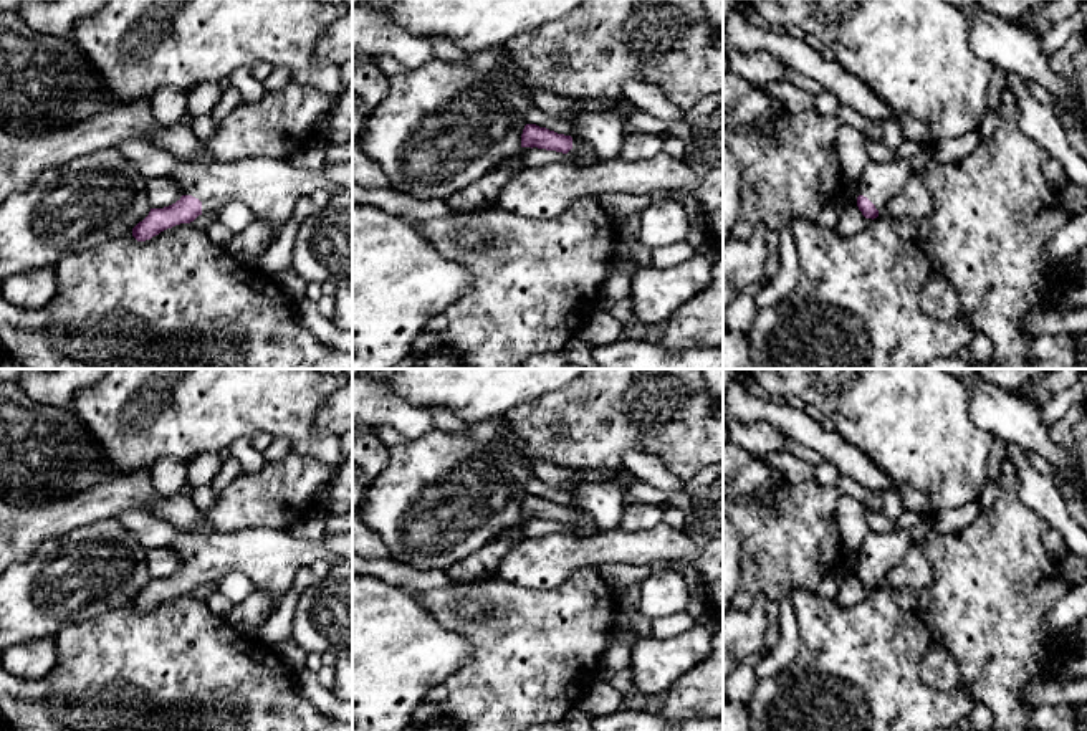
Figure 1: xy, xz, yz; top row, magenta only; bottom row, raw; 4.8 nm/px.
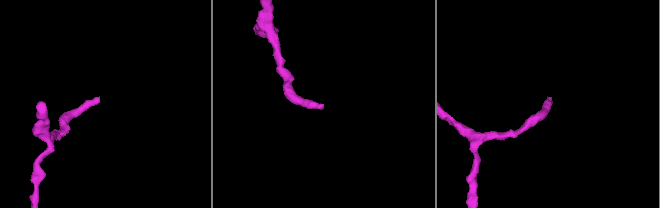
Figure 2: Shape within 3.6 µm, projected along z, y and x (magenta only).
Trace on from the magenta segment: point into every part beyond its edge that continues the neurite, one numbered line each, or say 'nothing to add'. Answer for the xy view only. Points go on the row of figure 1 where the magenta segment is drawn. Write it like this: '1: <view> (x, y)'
1: xy (270, 187)

